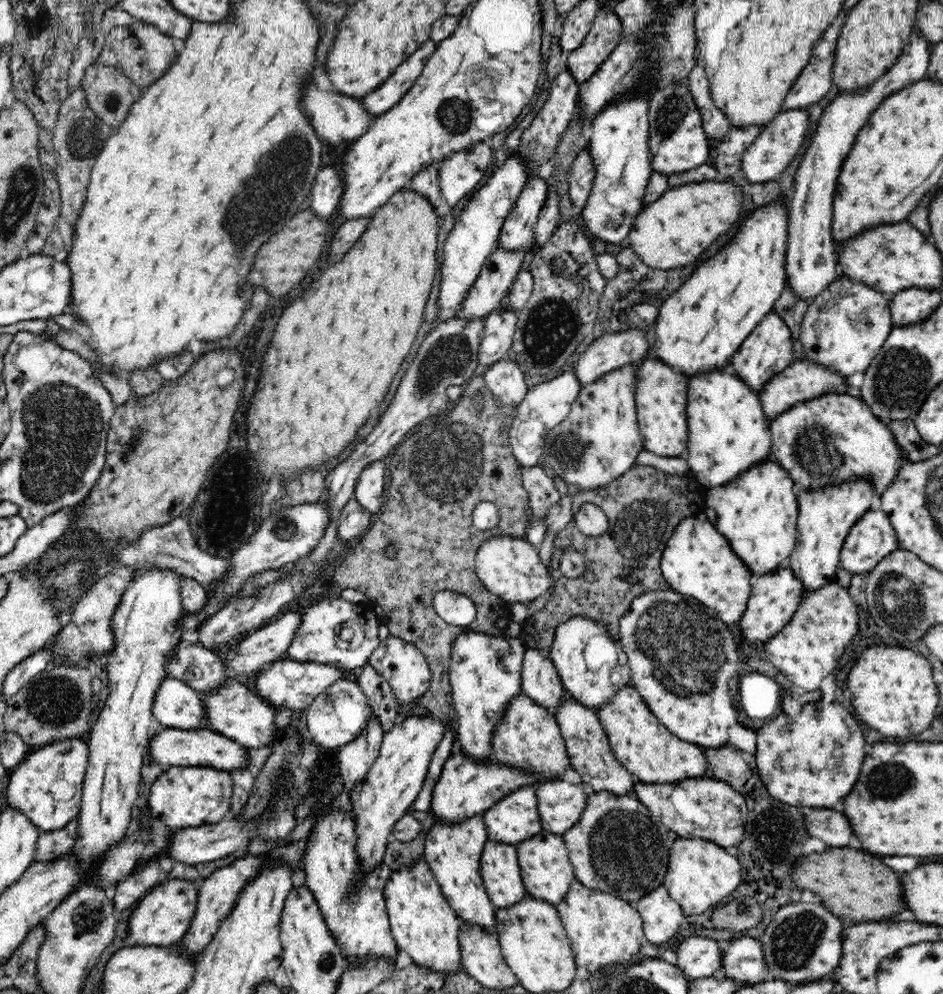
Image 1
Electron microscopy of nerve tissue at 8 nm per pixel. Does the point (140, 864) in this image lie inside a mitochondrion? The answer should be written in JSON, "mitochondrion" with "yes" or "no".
{"mitochondrion":"no"}

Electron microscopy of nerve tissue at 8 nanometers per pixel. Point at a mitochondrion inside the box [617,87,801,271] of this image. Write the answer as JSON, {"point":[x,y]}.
{"point":[669,117]}

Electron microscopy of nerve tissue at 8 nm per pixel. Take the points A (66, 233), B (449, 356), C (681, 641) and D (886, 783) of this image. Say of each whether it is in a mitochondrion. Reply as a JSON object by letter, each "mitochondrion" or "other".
{"A":"other","B":"mitochondrion","C":"mitochondrion","D":"mitochondrion"}

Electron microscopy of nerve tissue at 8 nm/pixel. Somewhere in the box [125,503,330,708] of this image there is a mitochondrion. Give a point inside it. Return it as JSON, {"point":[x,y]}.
{"point":[287,529]}

